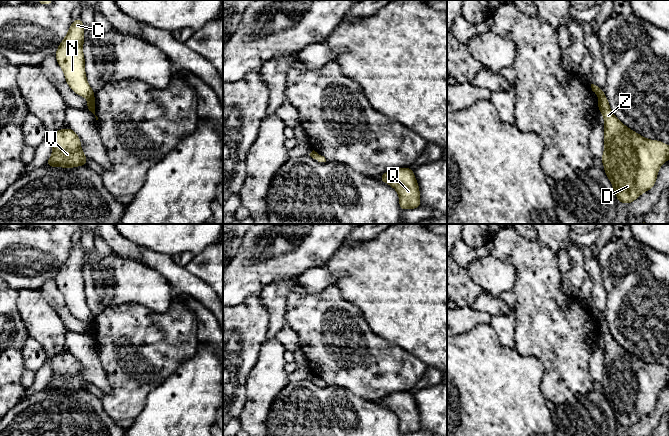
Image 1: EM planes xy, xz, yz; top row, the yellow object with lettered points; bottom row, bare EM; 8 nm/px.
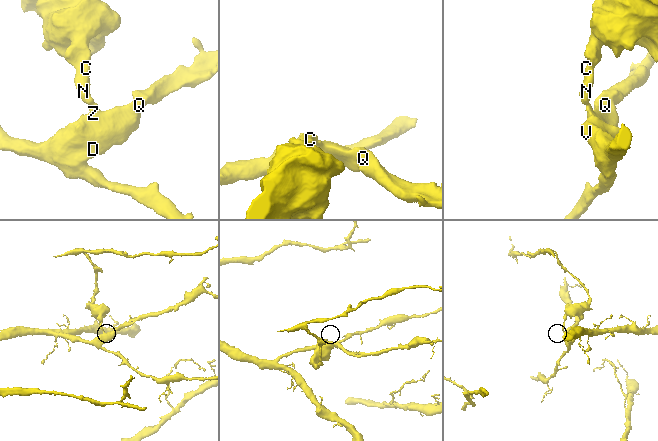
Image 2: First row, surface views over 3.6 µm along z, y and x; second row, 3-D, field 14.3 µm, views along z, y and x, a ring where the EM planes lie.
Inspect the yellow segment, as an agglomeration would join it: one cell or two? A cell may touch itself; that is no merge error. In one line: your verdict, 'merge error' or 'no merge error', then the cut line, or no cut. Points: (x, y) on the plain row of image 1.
merge error; cut xy (93, 319), (88, 323)

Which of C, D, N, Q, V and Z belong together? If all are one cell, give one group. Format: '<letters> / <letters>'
C N / D Q V Z

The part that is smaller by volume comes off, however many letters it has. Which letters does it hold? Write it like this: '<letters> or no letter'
C, N

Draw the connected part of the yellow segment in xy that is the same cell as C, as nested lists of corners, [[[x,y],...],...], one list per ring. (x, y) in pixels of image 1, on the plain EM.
[[[80,241],[73,244],[67,259],[57,272],[55,281],[71,314],[77,319],[89,323],[95,319],[95,316],[86,302],[84,265],[84,248]]]

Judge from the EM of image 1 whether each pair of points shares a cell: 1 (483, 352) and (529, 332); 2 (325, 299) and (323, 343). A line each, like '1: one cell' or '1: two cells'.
1: two cells
2: one cell

